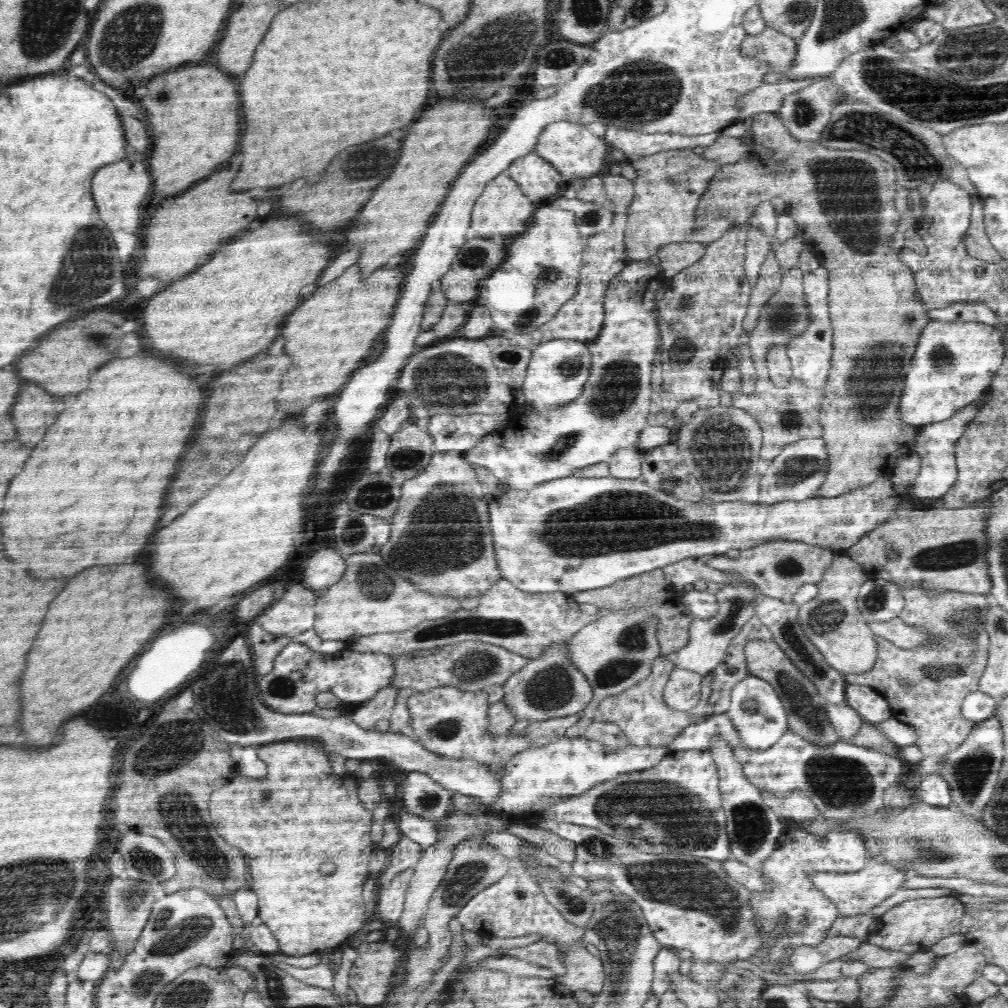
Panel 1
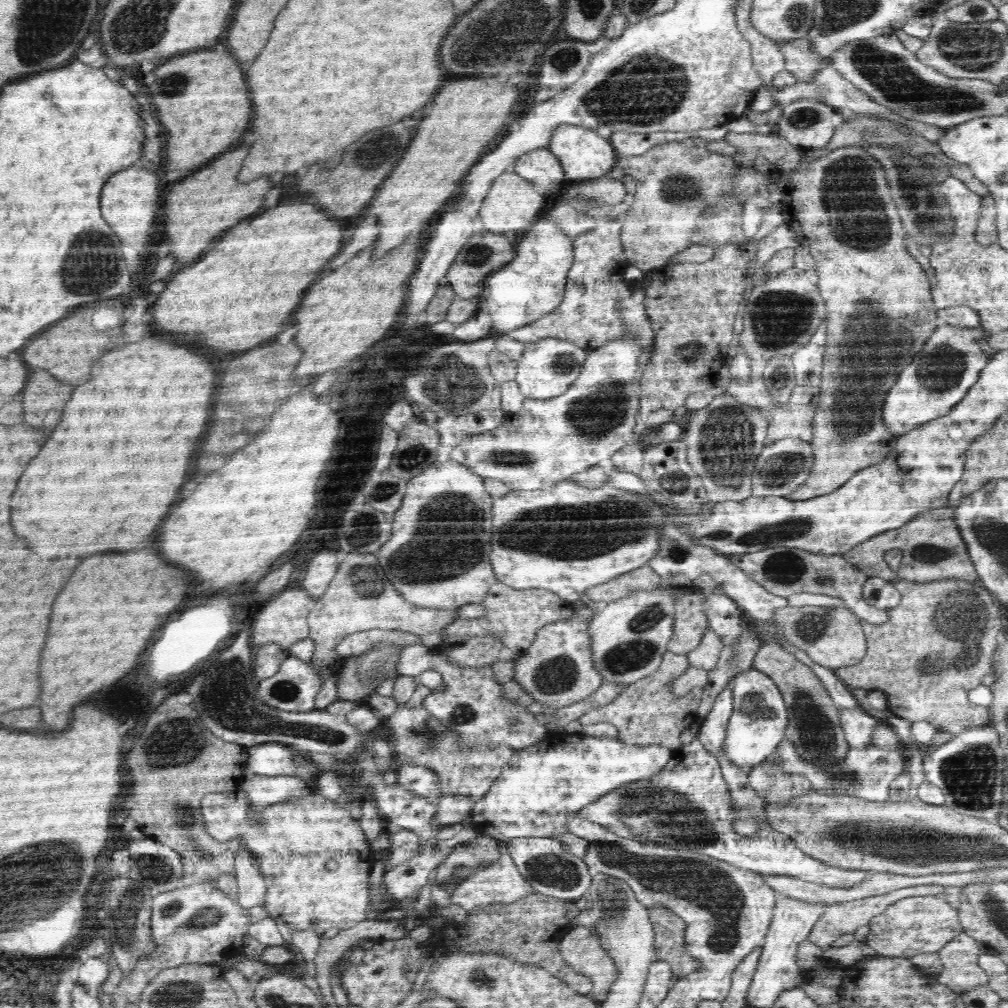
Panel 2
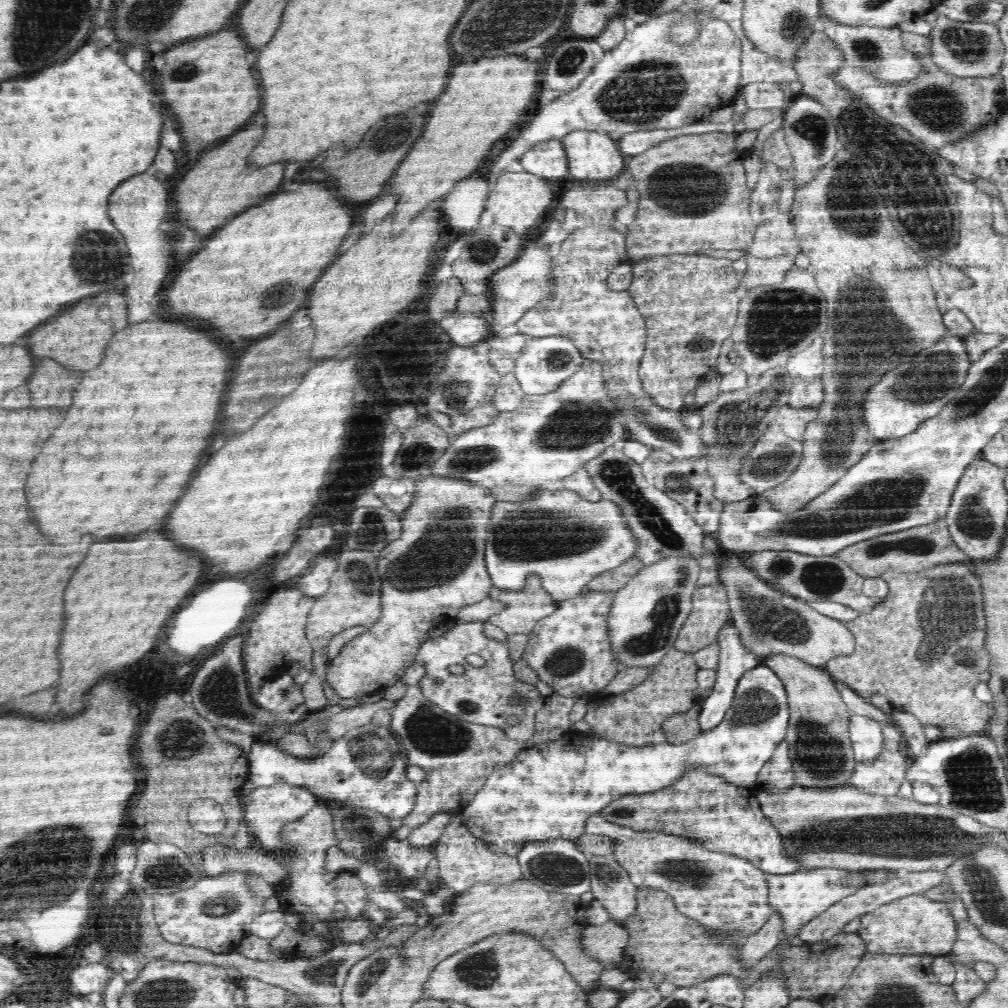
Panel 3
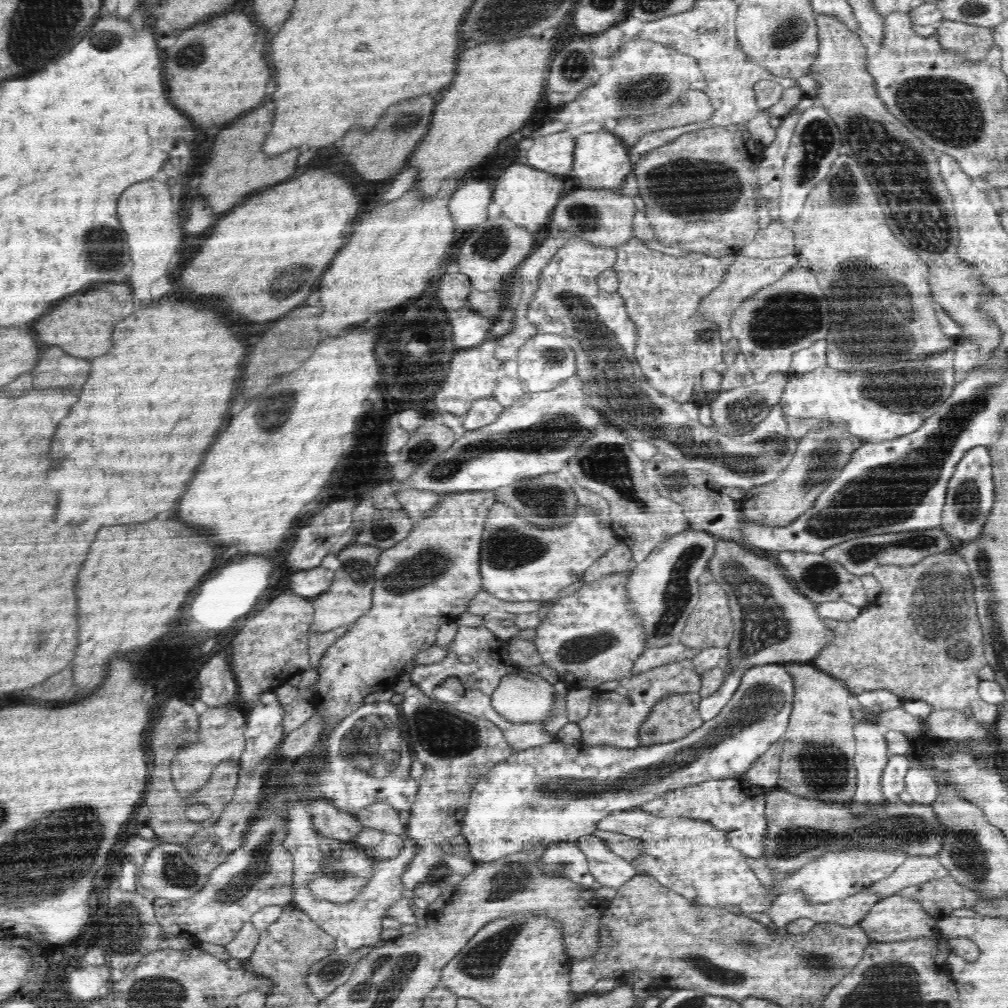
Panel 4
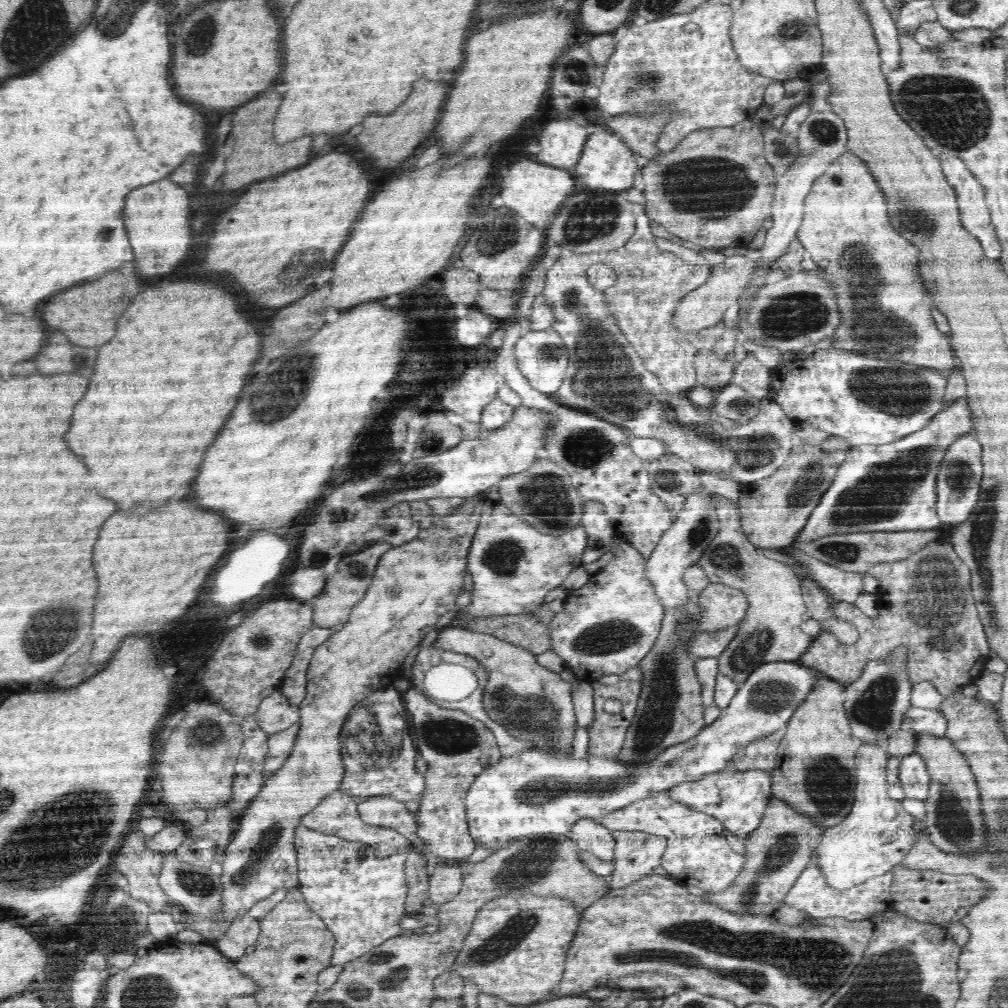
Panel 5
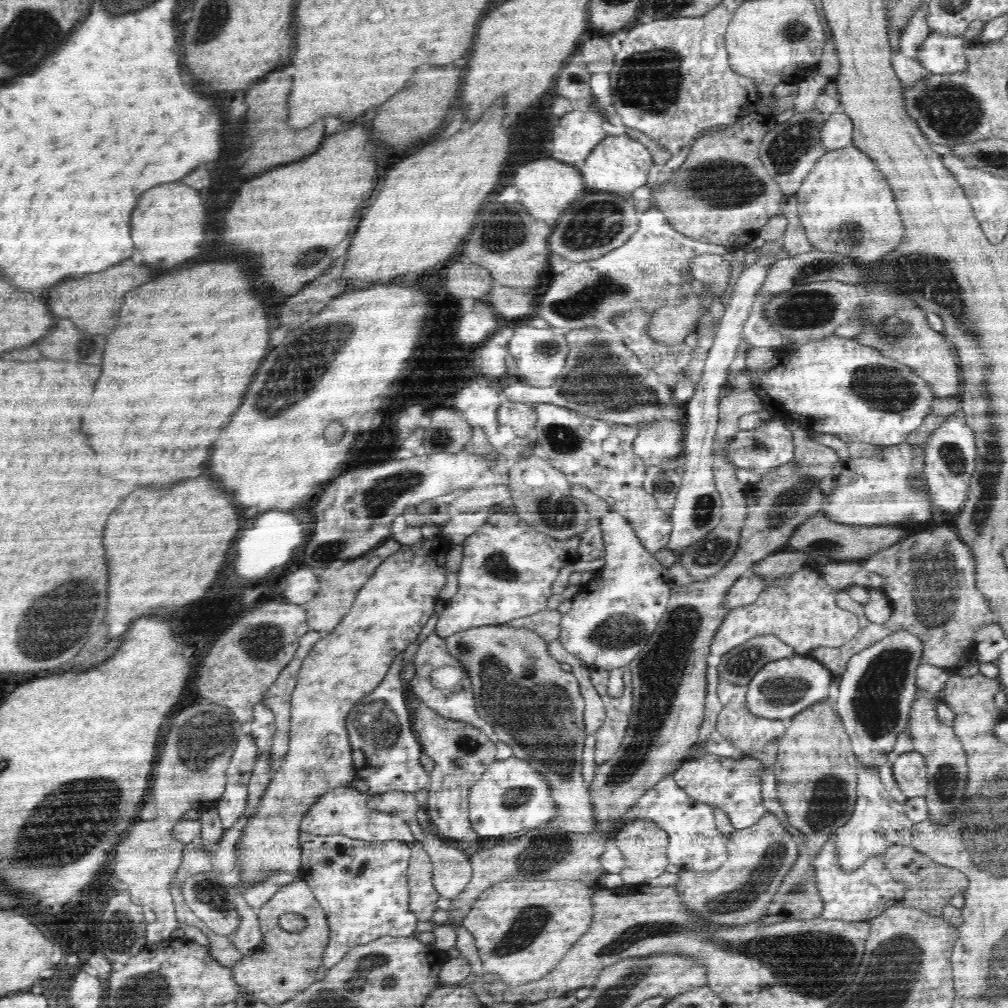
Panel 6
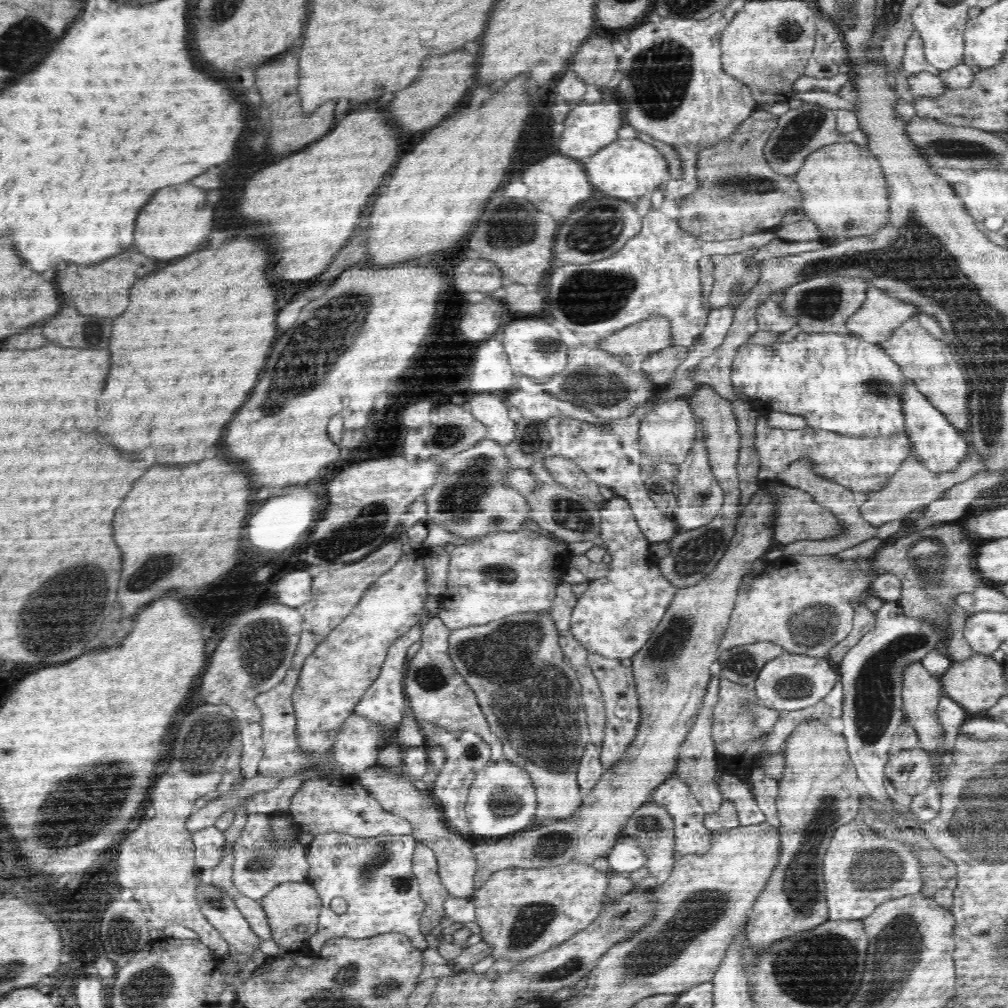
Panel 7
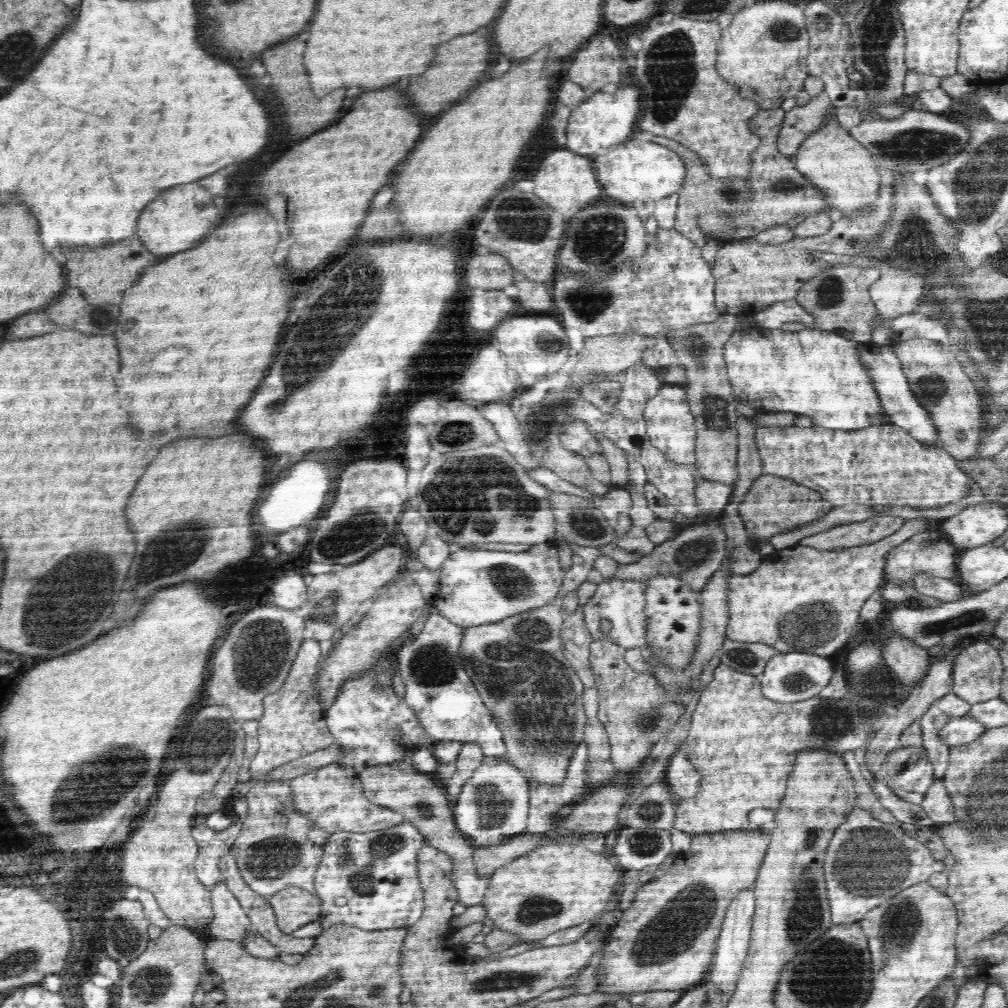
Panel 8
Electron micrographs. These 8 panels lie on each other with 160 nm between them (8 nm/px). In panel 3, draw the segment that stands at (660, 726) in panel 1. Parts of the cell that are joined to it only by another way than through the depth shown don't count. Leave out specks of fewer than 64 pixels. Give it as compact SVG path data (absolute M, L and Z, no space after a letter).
M676 648L670 650L638 686L620 694L597 695L587 704L583 718L590 725L590 738L603 738L628 746L646 746L667 742L662 724L672 714L684 714L702 699L696 675L693 653Z

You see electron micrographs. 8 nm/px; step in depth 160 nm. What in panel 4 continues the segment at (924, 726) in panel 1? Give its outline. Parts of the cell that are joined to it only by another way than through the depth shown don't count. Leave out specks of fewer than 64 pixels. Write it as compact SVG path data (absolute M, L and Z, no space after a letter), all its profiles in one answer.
M948 552L927 556L916 566L877 566L873 574L882 585L880 596L852 620L822 618L824 625L834 633L834 642L824 646L810 664L841 680L853 694L887 688L905 700L923 699L931 704L933 712L942 709L970 712L976 722L993 724L999 717L1001 705L984 702L979 695L981 680L977 672L986 663L984 630L977 616L971 574L962 555Z

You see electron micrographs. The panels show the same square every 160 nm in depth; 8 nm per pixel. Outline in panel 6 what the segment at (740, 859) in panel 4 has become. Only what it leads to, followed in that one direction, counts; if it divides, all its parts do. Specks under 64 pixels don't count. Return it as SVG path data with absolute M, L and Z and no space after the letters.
M672 774L647 790L634 808L626 816L618 818L617 822L620 829L630 822L643 819L654 822L654 825L669 835L667 846L669 864L710 875L710 872L716 872L728 861L726 836L717 830L713 809L708 804L696 802L694 798L688 796L685 790L677 785Z

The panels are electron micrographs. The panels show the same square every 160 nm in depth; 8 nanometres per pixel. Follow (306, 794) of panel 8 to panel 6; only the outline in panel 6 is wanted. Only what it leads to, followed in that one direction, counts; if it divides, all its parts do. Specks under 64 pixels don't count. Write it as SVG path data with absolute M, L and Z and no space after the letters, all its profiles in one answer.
M340 786L322 794L317 802L308 810L301 821L301 831L314 835L342 834L349 838L367 842L385 842L398 840L413 844L414 835L408 823L400 817L378 811L370 811L369 794L359 791L352 786Z

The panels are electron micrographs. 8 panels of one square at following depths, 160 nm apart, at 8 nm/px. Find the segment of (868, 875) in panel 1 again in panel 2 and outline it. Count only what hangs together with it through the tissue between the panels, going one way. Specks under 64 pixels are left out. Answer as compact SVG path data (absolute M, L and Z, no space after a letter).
M698 738L674 749L672 758L658 774L607 792L580 810L576 817L596 822L620 837L637 842L660 842L674 849L696 850L698 854L708 854L760 875L780 874L840 888L856 886L867 878L866 871L844 870L818 862L798 850L786 834L778 833L769 825L763 825L761 832L752 837L736 835L732 829L732 821L736 818L734 807L719 762Z

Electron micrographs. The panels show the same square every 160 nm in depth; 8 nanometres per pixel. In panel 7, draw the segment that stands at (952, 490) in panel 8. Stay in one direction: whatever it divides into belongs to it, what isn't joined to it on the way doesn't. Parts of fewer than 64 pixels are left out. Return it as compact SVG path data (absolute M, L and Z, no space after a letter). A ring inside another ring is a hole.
M770 426L762 430L758 428L753 442L753 447L758 453L760 467L779 473L788 466L798 462L800 458L811 458L816 464L816 471L820 477L830 478L834 482L840 482L842 486L850 488L852 492L872 492L882 488L884 482L888 482L891 476L900 468L900 464L906 462L904 458L915 456L924 464L914 445L910 444L910 438L896 436L896 438L850 438L842 434L832 434L824 430L804 427L800 429L781 429ZM910 444L910 446L908 446ZM908 448L914 450L908 454Z

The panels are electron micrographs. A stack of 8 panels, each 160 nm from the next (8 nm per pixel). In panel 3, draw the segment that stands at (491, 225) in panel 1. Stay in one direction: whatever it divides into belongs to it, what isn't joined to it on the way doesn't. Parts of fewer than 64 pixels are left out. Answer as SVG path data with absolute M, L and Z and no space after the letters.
M526 171L502 172L495 188L485 200L485 210L492 214L493 223L511 228L516 234L522 235L549 217L551 211L548 206L552 204L552 196L554 194L544 178Z

